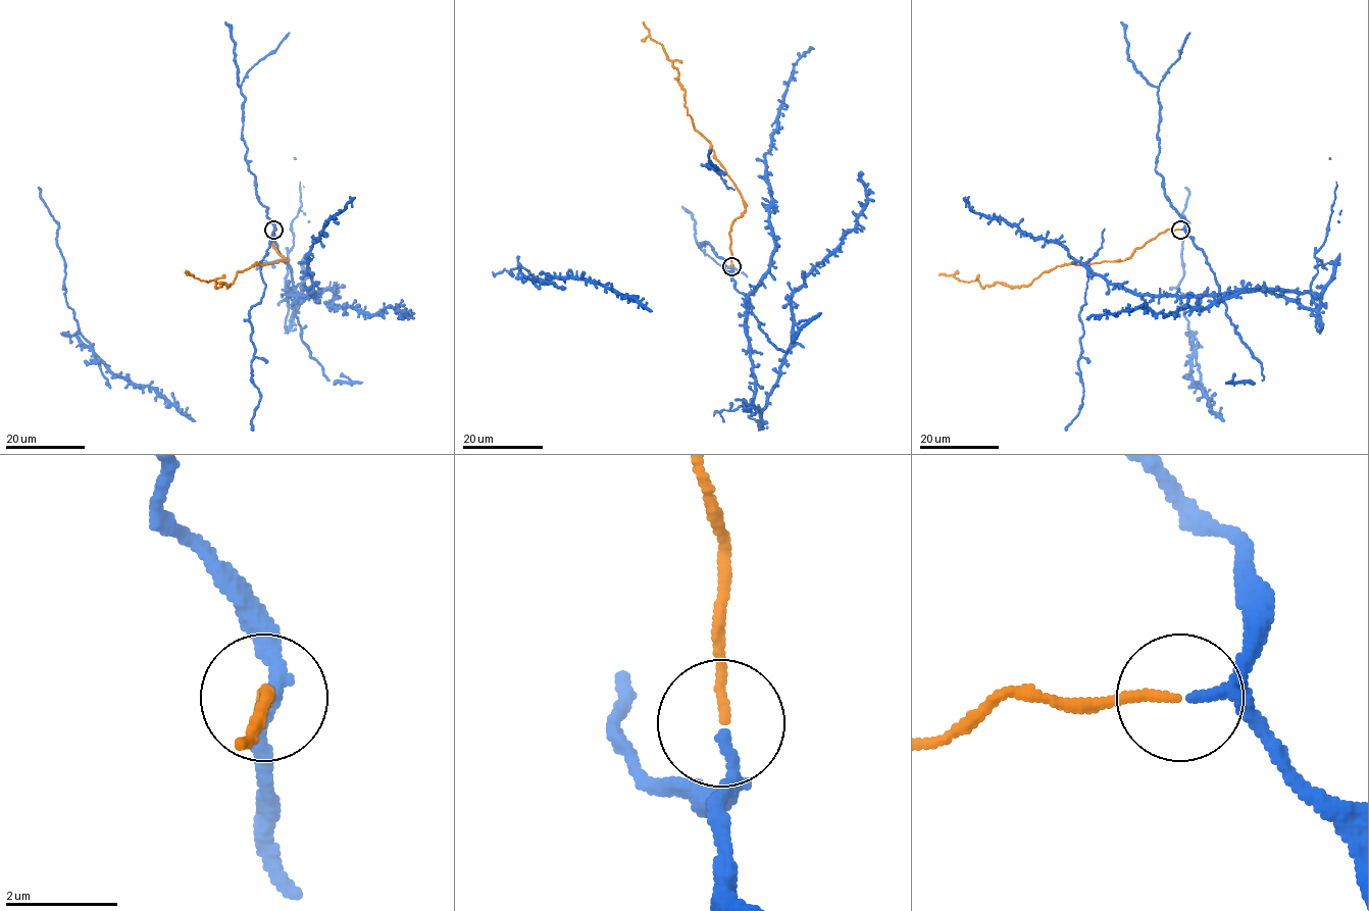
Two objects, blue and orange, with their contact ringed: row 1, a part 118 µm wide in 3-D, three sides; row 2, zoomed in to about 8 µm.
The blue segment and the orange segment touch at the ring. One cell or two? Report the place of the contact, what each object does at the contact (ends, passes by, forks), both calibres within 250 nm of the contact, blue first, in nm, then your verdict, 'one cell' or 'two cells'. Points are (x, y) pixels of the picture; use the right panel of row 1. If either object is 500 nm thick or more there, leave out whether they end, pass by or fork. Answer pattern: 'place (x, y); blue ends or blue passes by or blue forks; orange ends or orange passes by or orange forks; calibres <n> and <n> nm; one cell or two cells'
place (1180, 230); blue passes by; orange ends; calibres 140 and 150 nm; one cell

